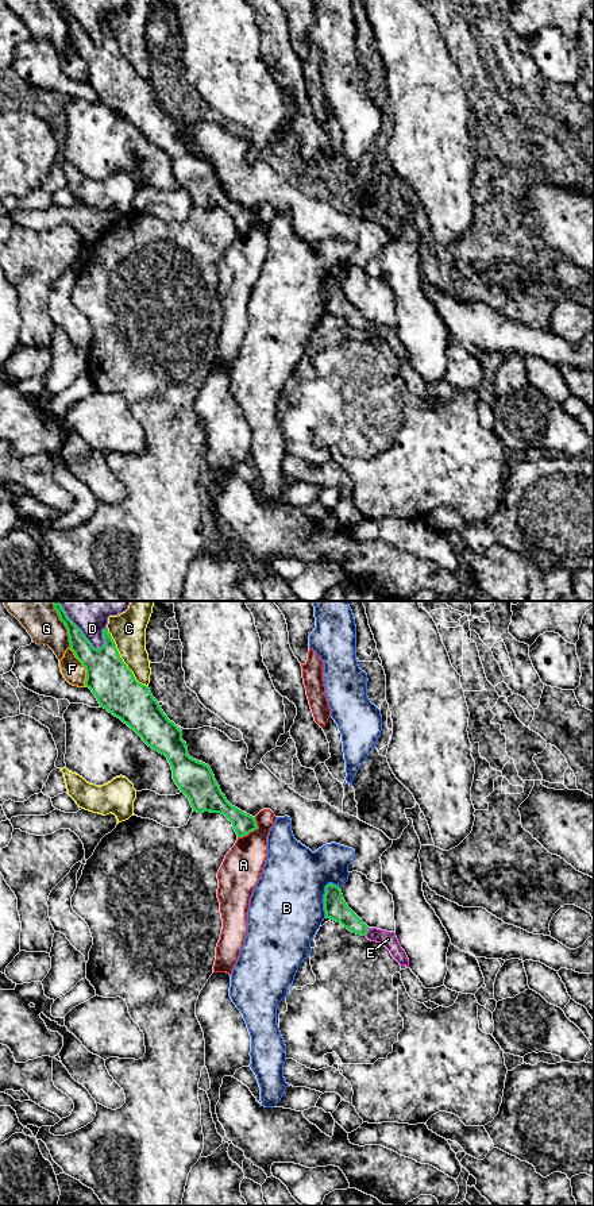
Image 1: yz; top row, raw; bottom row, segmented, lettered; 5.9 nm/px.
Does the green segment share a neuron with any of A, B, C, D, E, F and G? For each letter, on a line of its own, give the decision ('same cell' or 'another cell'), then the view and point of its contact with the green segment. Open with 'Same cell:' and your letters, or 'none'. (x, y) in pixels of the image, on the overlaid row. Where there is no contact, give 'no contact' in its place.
Same cell: E
A: another cell | yz (251, 831)
B: another cell | yz (324, 898)
C: another cell | yz (122, 661)
D: another cell | yz (77, 627)
E: same cell | yz (367, 931)
F: another cell | yz (84, 666)
G: another cell | yz (64, 623)

